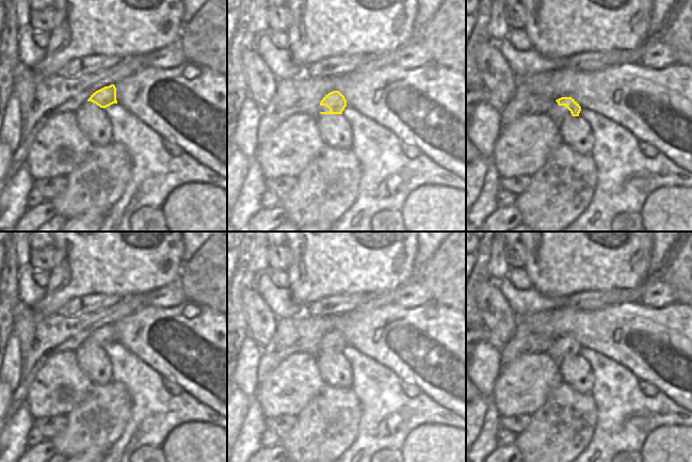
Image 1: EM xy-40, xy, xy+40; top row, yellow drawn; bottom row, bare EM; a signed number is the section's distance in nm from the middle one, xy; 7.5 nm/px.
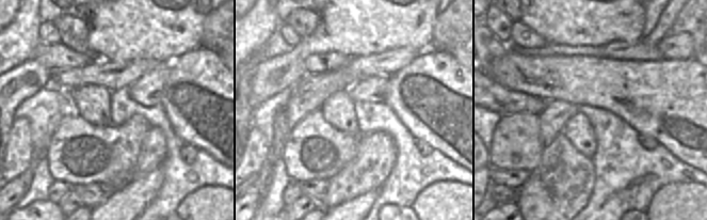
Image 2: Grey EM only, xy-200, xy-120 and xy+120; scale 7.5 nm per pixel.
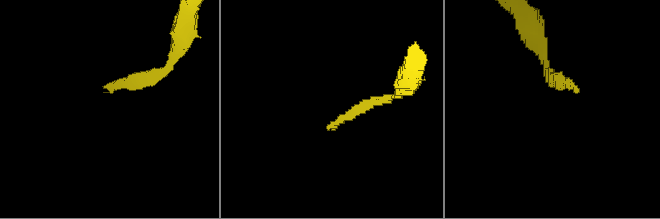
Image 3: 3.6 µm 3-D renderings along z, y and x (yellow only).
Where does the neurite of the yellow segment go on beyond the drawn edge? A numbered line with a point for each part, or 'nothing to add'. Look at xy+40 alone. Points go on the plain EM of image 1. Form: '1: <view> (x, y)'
1: xy+40 (558, 352)

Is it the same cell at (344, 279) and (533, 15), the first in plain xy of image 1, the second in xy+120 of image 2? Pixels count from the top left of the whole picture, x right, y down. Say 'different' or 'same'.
same

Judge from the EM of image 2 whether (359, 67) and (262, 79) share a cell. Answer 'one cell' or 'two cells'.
two cells

